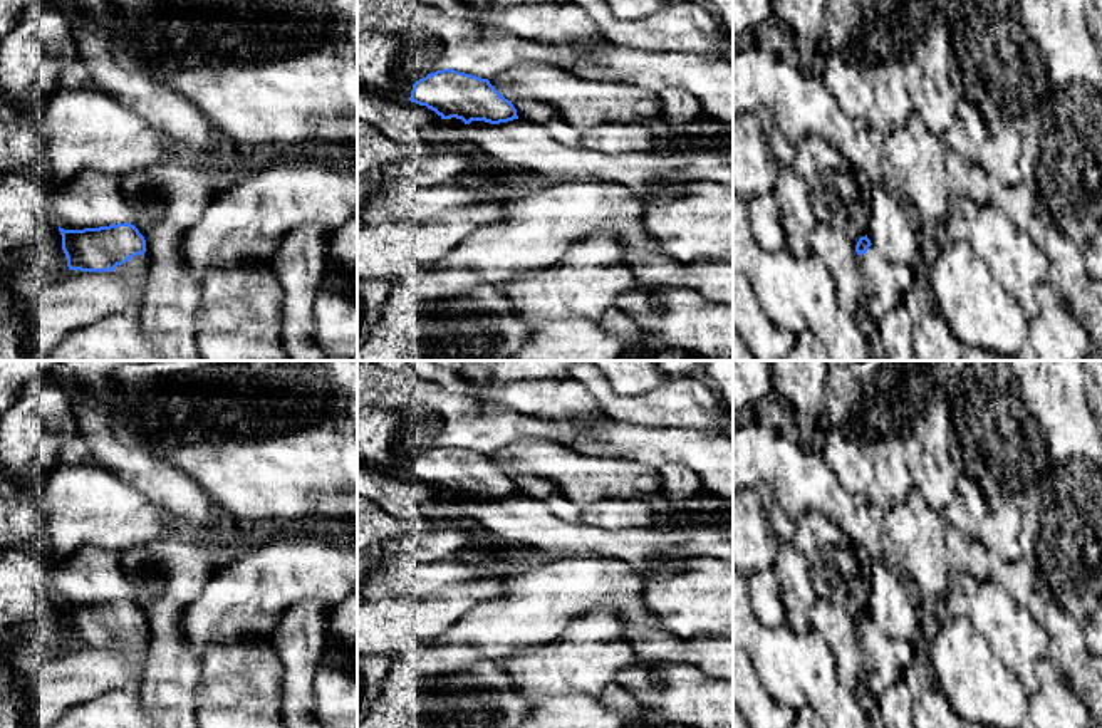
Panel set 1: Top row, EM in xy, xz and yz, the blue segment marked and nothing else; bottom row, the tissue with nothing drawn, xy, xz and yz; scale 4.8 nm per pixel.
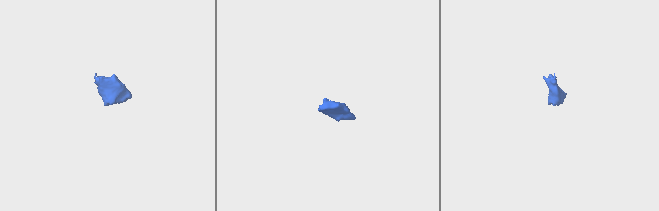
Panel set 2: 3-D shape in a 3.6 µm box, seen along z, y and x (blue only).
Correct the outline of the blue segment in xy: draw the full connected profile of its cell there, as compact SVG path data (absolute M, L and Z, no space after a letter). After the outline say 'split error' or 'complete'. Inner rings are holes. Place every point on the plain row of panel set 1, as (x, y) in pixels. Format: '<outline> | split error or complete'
M131 599L84 606L59 602L59 607L69 646L107 647L116 654L148 651L151 631L144 612Z | split error

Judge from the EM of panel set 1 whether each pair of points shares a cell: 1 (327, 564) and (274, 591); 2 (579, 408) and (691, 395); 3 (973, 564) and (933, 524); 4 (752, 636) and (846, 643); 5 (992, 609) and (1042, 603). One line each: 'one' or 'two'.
1: one
2: two
3: one
4: two
5: two

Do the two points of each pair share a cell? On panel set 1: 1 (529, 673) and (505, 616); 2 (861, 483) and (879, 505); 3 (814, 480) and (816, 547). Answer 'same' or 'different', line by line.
1: different
2: same
3: different

